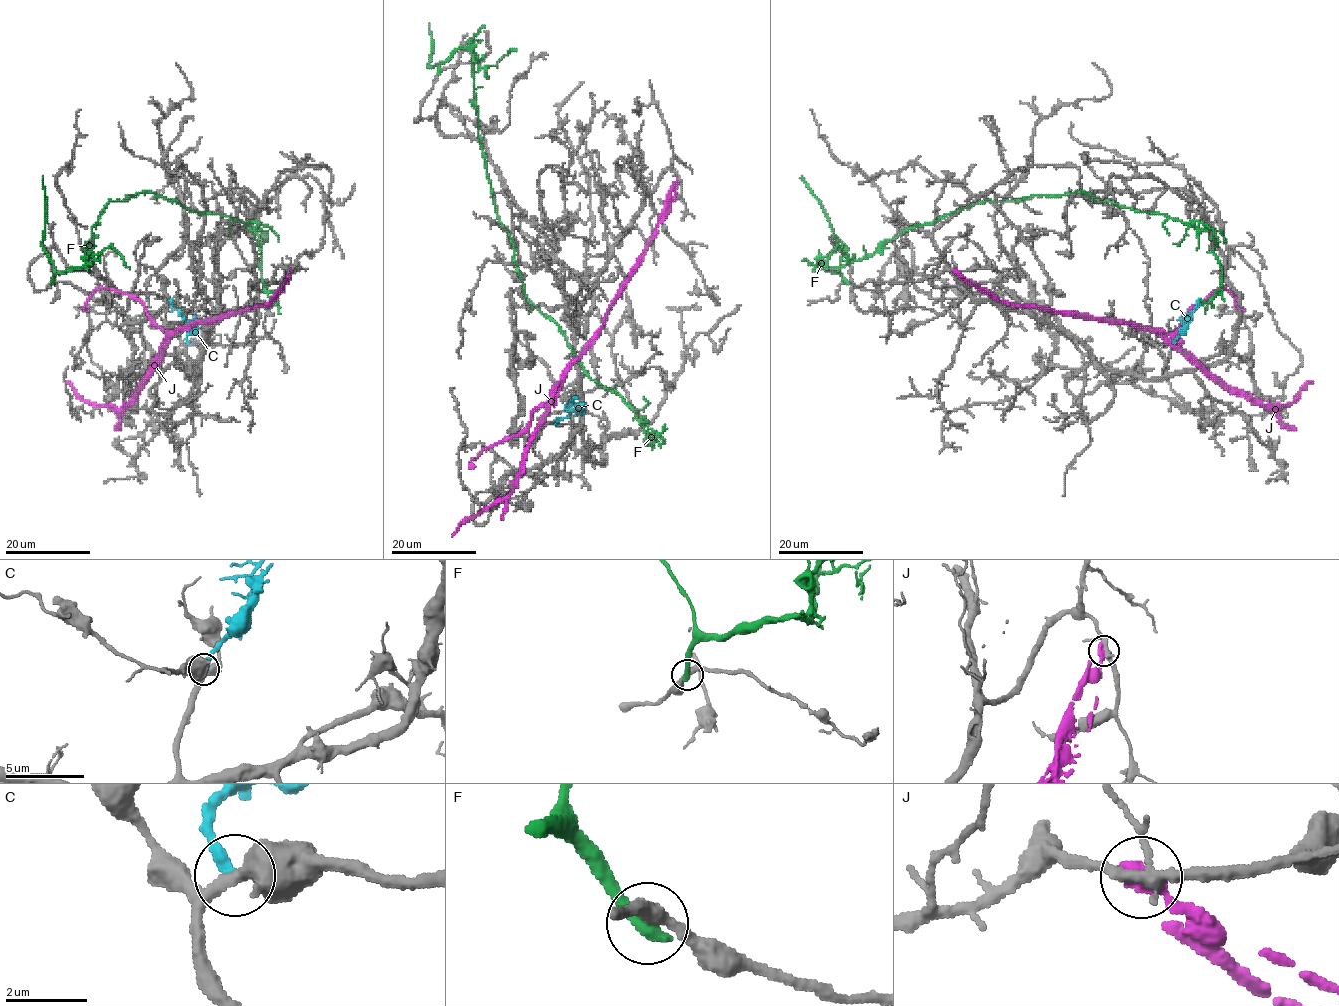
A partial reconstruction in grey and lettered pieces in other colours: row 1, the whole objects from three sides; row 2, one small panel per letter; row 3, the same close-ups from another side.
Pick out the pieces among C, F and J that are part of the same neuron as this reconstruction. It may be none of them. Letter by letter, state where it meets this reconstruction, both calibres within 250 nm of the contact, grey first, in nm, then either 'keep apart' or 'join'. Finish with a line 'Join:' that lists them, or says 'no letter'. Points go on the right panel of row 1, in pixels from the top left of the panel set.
C: meets grey at (1174, 343); 460 nm thick on the grey side, 280 nm on the other; keep apart
F: meets grey at (847, 283); 320 nm thick on the grey side, 420 nm on the other; keep apart
J: meets grey at (955, 271); 240 nm thick on the grey side, 480 nm on the other; keep apart
Join: no letter

